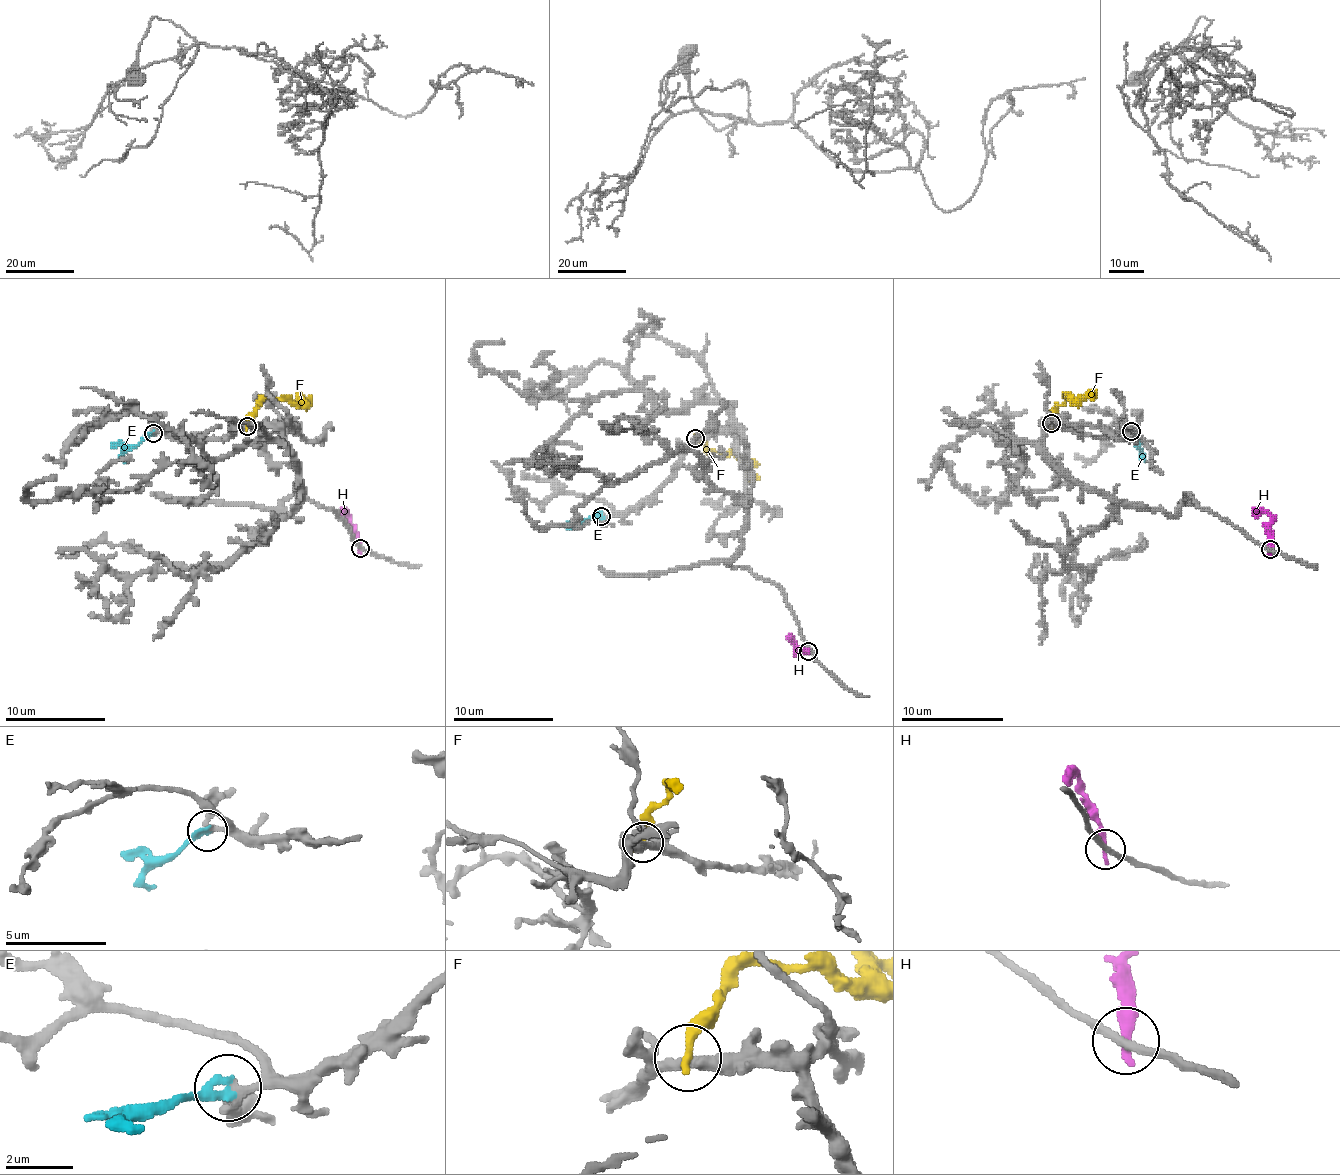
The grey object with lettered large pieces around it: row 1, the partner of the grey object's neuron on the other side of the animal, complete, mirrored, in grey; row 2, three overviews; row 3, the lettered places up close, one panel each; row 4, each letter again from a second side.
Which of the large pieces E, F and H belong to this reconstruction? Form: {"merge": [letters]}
{"merge": ["E"]}

